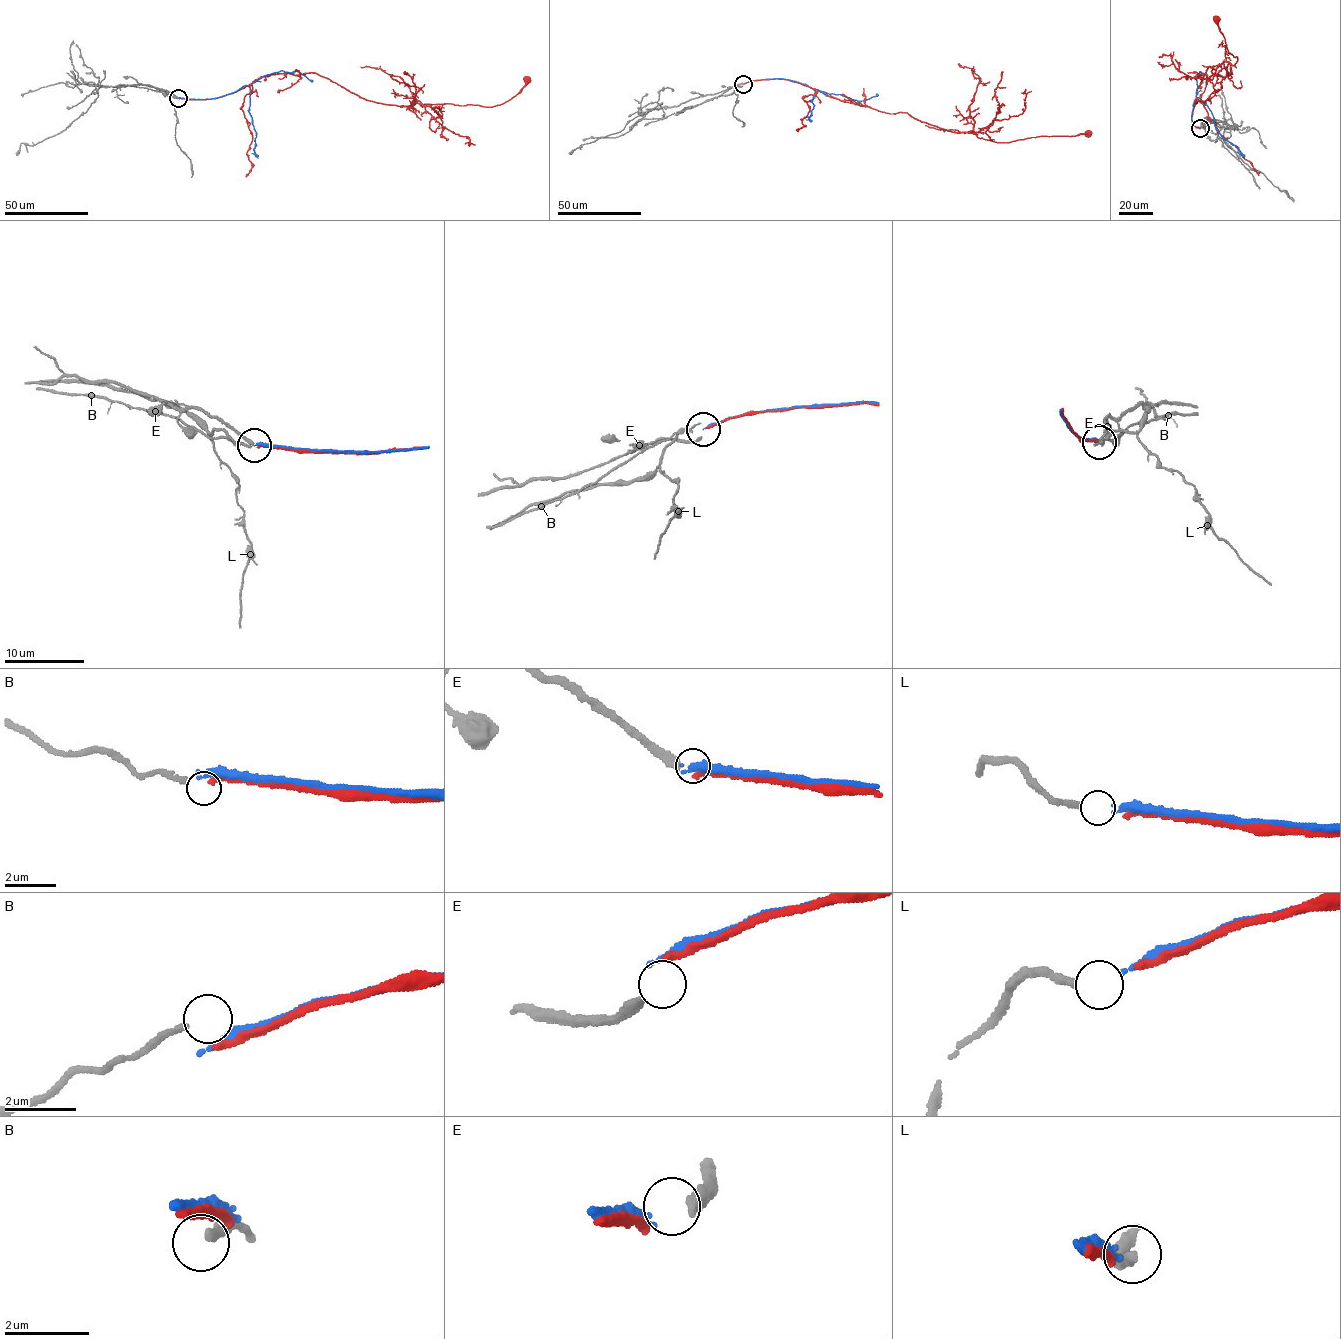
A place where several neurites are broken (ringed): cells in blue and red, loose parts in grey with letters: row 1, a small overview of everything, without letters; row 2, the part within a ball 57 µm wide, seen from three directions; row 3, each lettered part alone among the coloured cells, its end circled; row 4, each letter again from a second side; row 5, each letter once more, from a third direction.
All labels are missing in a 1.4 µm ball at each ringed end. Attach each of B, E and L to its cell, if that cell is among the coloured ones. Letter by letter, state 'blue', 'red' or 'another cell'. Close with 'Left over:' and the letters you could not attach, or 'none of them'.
B: another cell
E: another cell
L: blue
Left over: B, E

